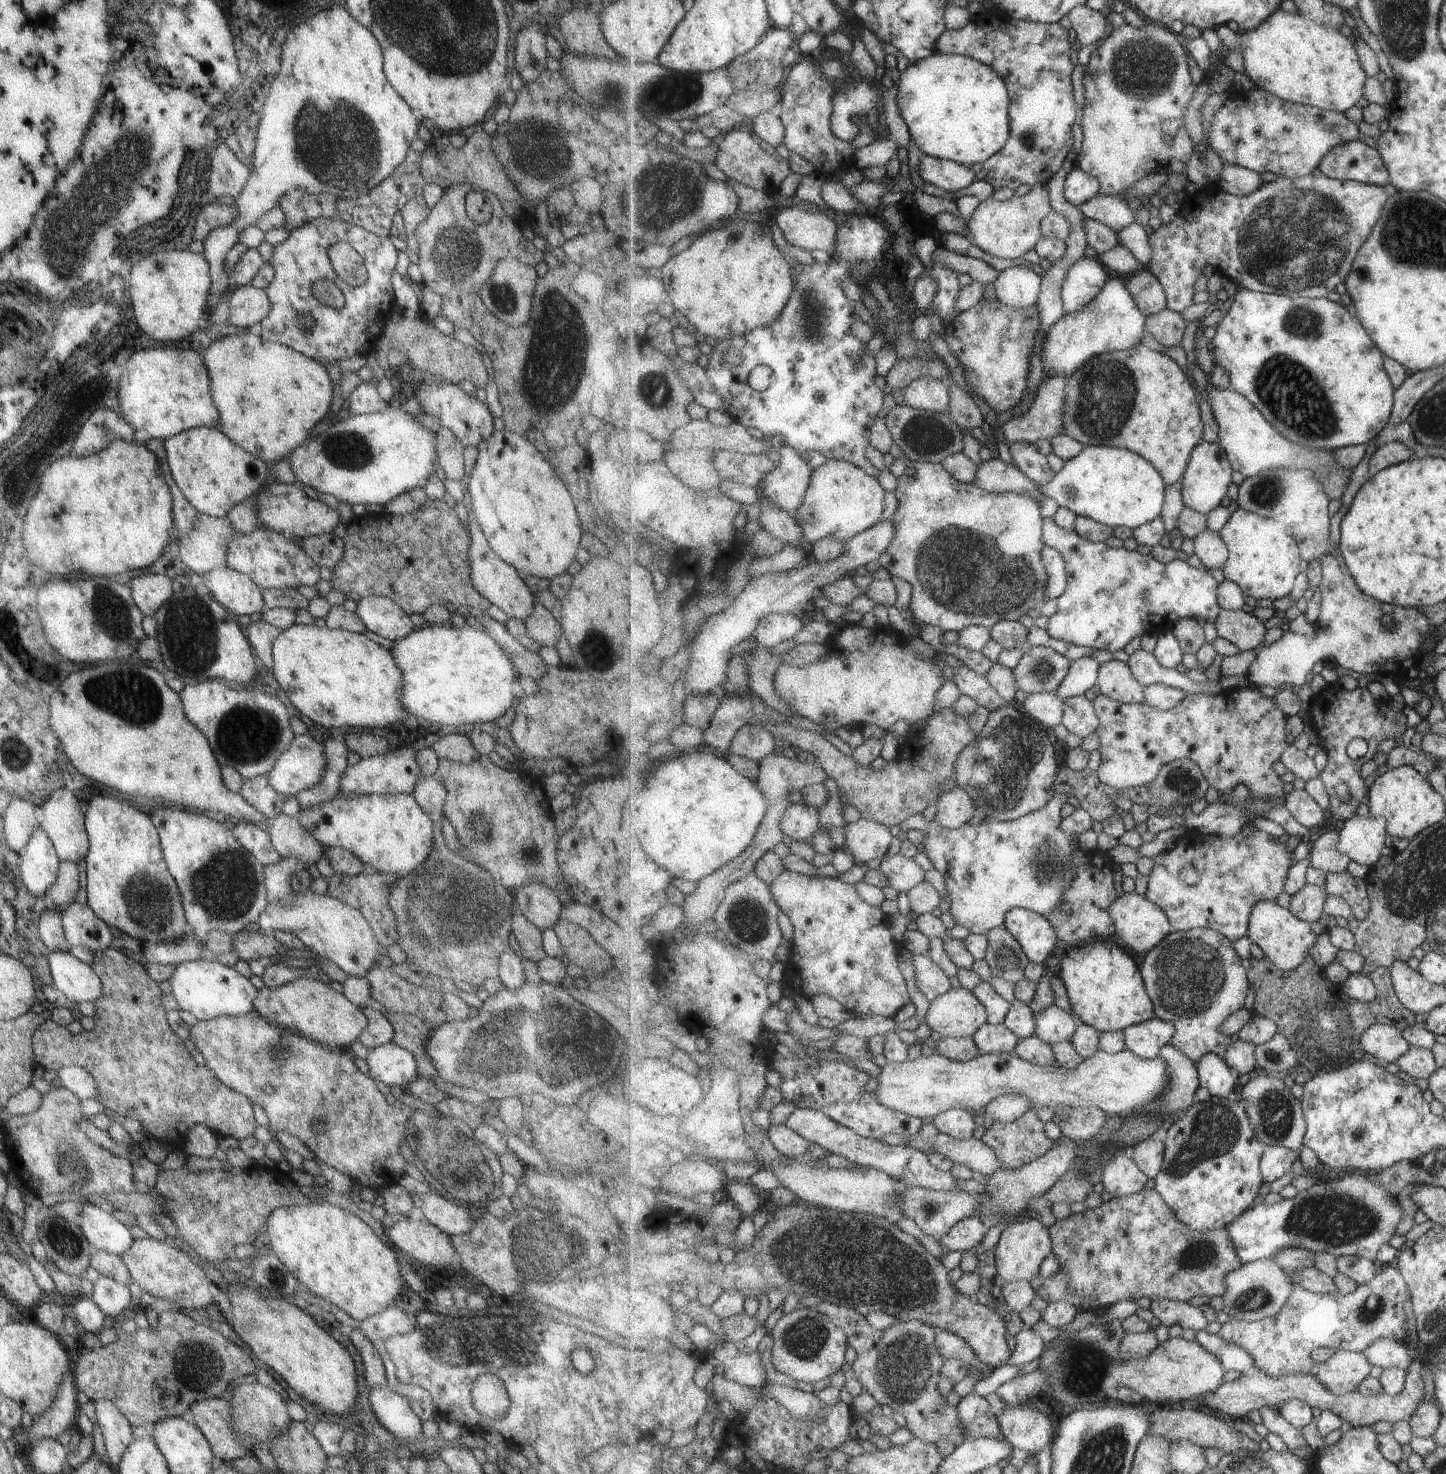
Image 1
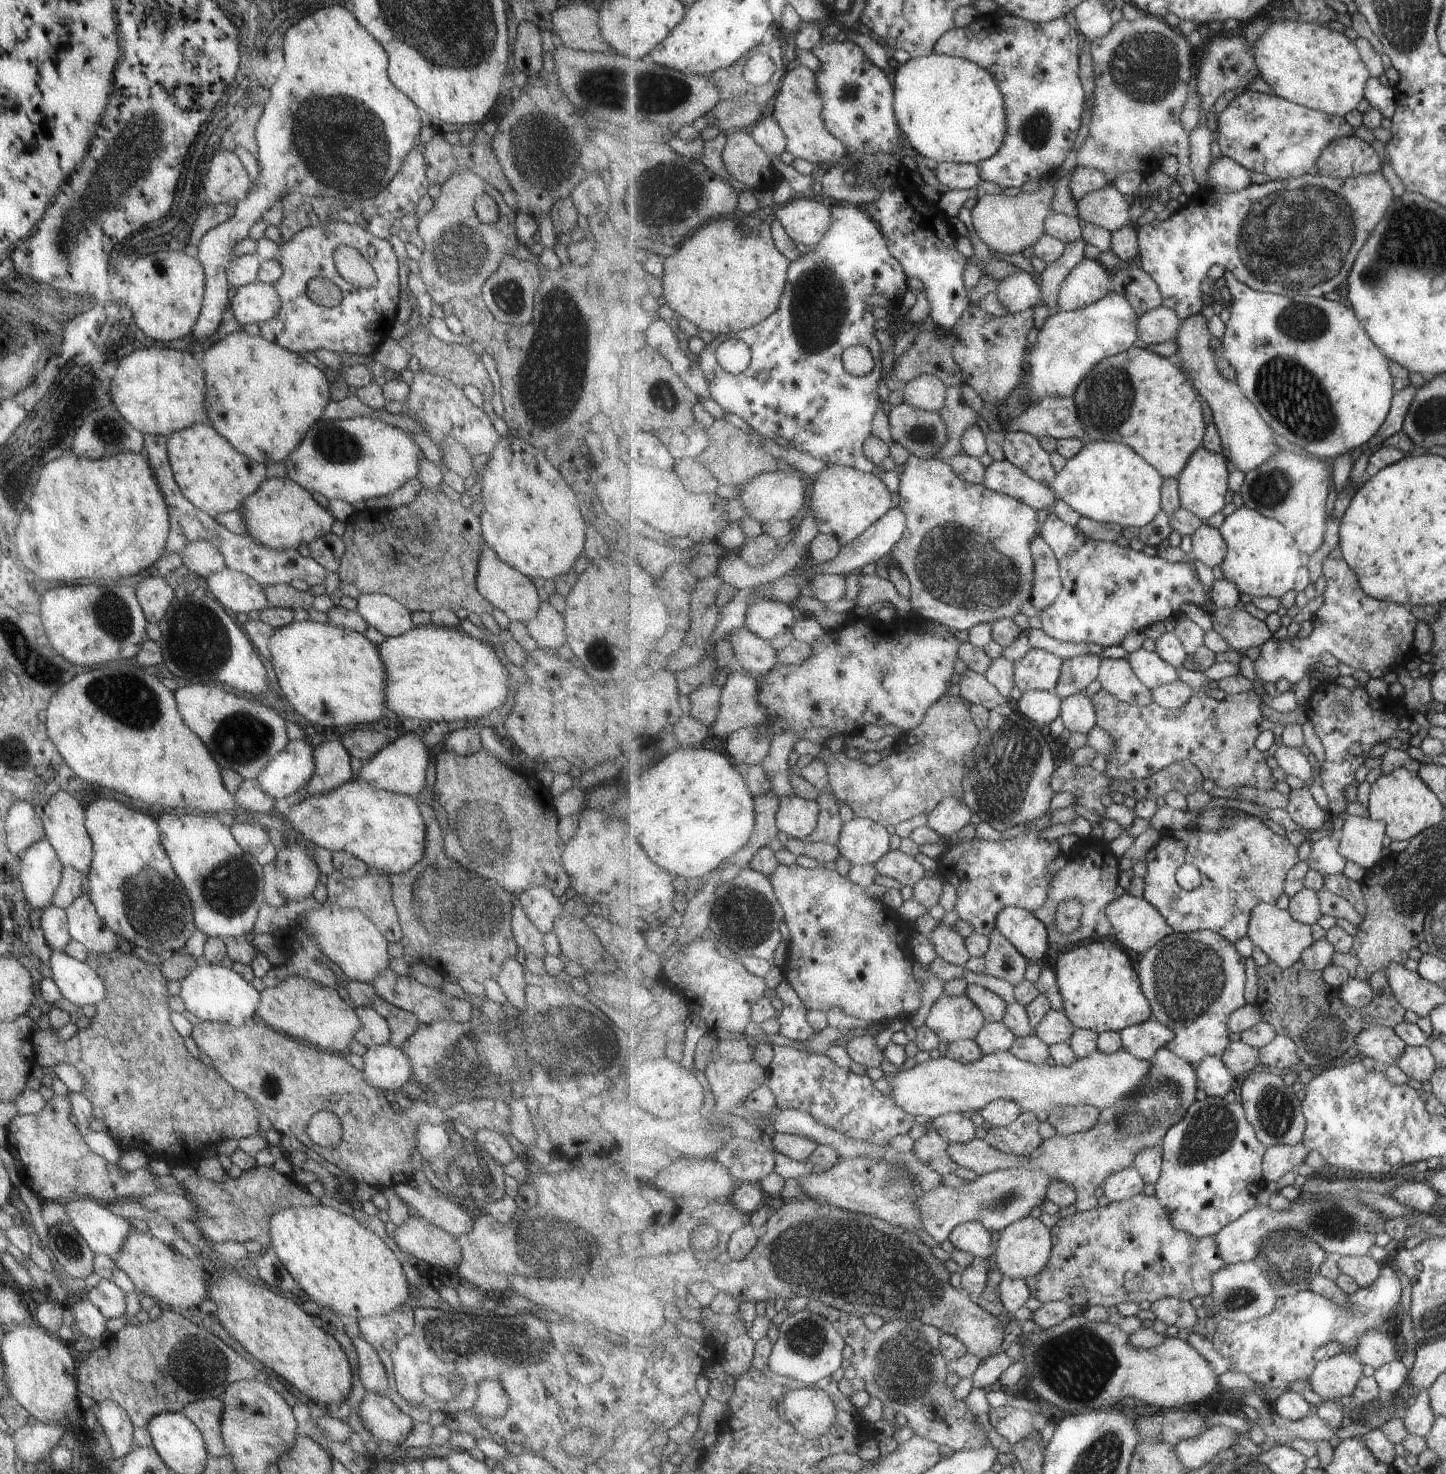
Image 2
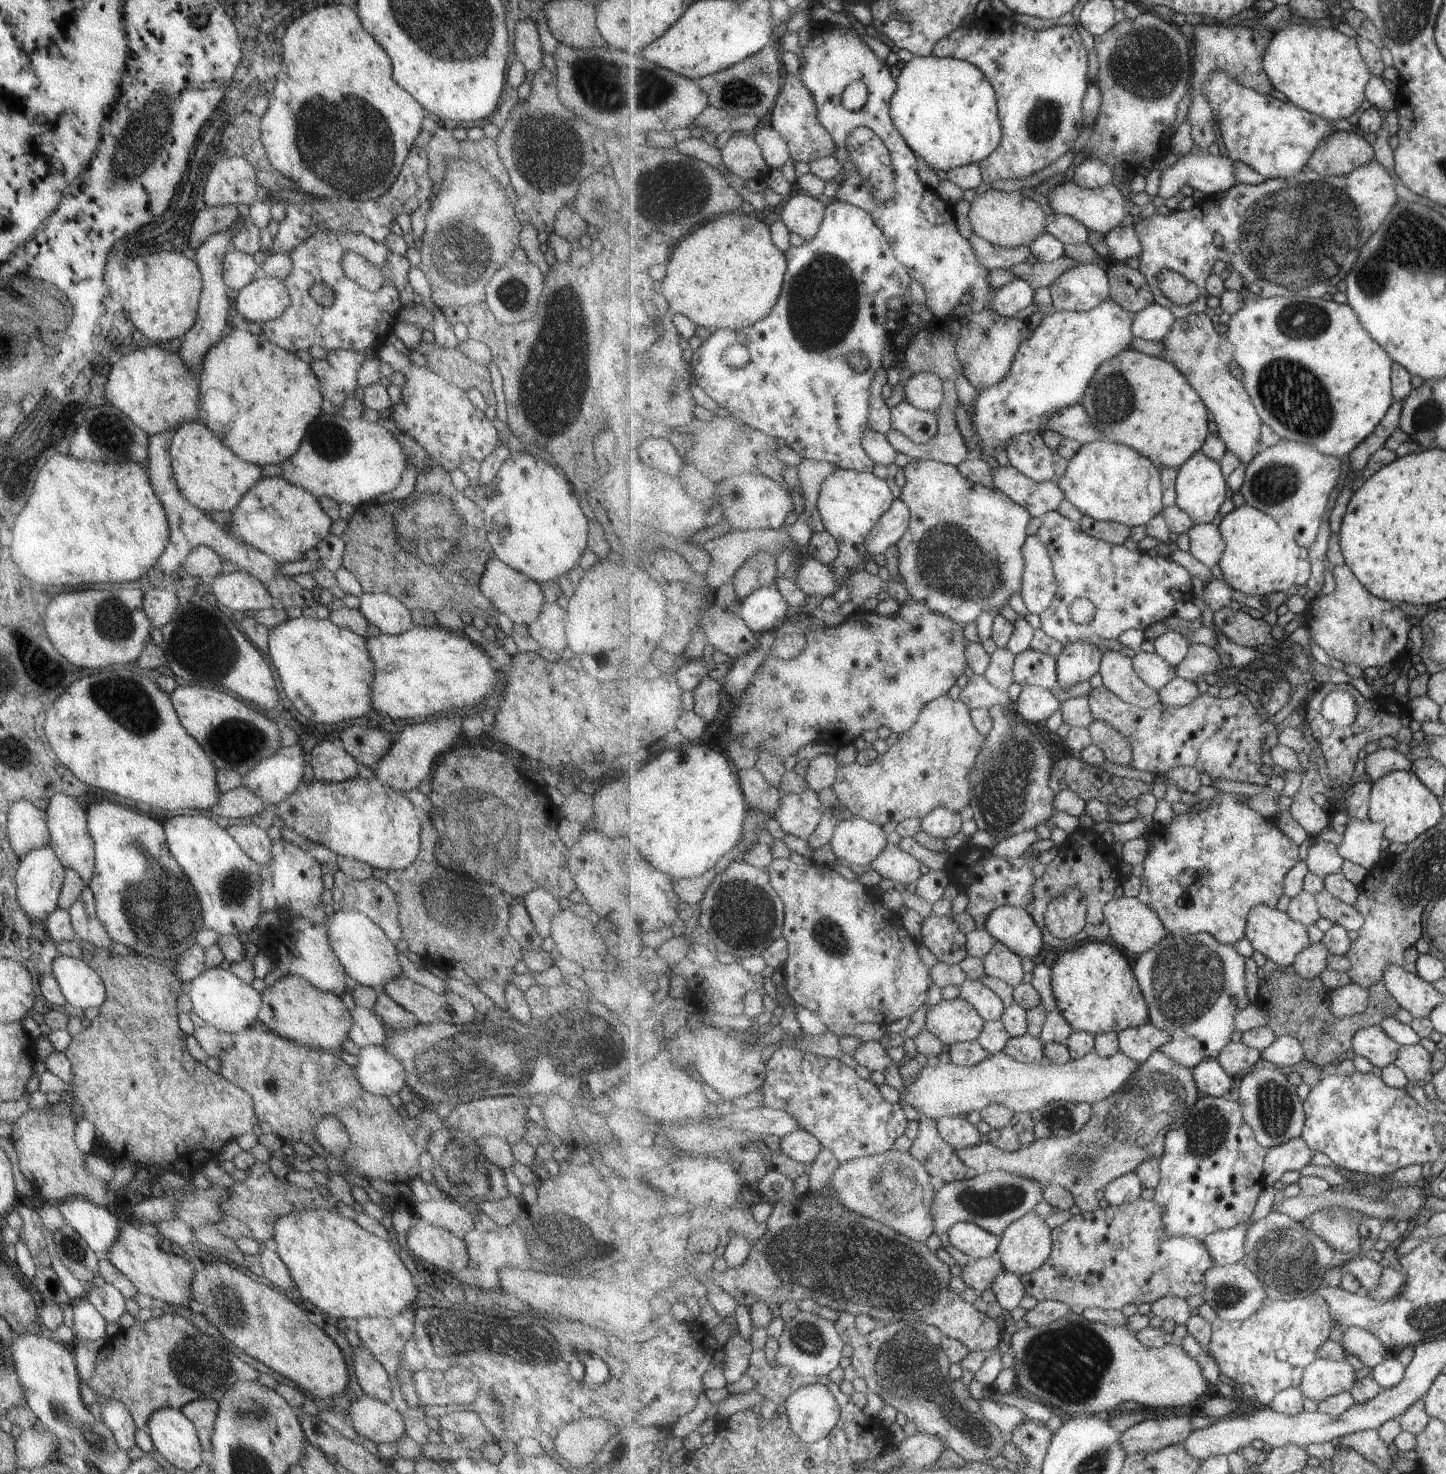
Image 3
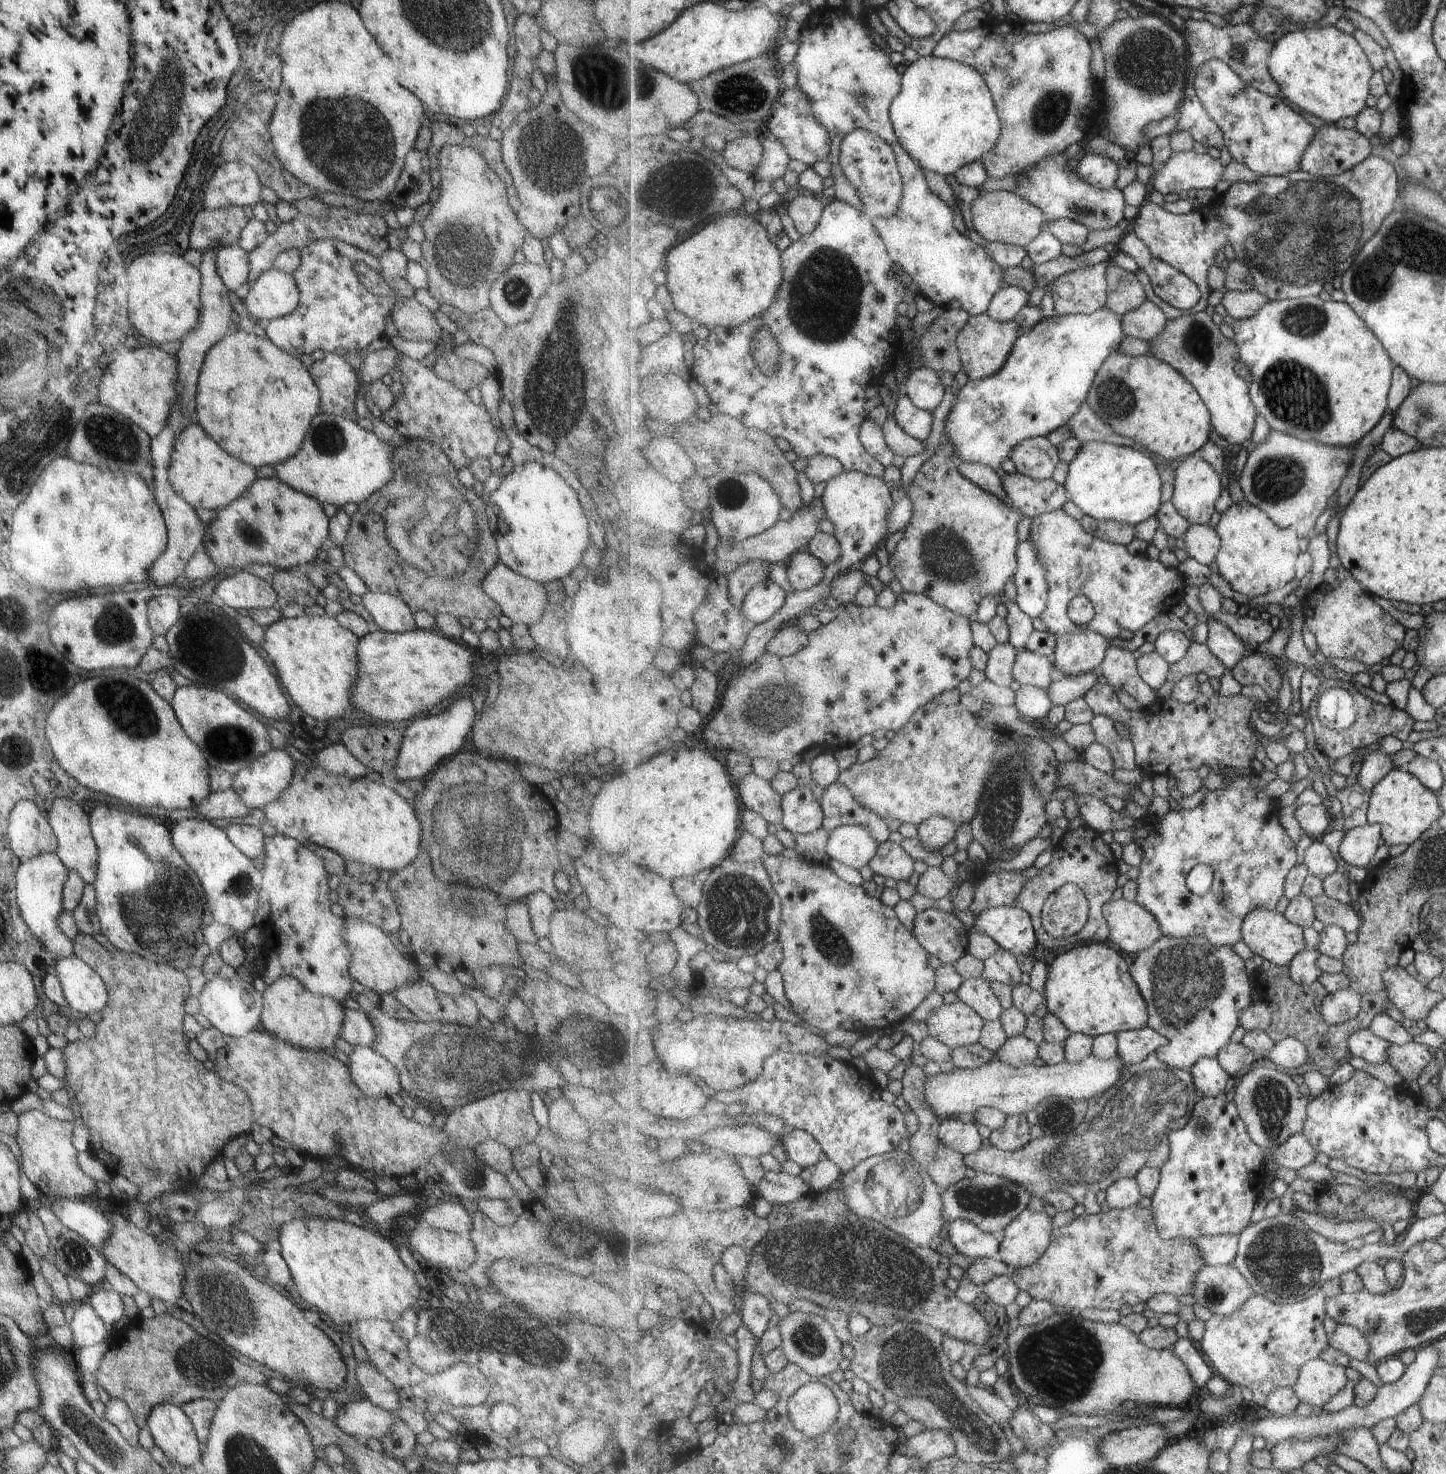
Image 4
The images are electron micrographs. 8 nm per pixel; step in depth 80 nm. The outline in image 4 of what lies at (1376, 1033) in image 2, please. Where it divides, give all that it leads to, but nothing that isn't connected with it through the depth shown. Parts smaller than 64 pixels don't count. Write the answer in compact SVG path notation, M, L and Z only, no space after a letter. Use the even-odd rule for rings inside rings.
M1364 1029L1355 1032L1349 1040L1351 1055L1360 1057L1371 1064L1388 1063L1390 1059L1391 1042L1377 1036L1373 1030Z

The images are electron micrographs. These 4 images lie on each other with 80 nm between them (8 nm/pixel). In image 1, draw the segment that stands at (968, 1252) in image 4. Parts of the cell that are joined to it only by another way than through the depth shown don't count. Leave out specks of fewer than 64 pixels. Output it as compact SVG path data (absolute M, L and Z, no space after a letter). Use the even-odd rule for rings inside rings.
M967 1217L959 1221L953 1230L939 1242L951 1251L958 1250L964 1253L967 1250L979 1248L979 1244L987 1236L987 1232L989 1232L988 1226L981 1217Z

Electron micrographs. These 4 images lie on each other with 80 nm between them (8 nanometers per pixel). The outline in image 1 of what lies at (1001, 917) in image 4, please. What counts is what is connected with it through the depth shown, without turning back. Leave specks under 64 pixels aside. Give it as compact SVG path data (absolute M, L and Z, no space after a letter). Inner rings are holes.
M1015 907L1006 914L1004 924L1009 929L1009 932L1015 935L1015 938L1019 941L1019 944L1025 951L1025 954L1032 962L1049 962L1051 959L1049 954L1051 954L1051 952L1053 952L1053 948L1057 946L1059 938L1056 928L1050 920L1047 920L1045 915L1029 909Z

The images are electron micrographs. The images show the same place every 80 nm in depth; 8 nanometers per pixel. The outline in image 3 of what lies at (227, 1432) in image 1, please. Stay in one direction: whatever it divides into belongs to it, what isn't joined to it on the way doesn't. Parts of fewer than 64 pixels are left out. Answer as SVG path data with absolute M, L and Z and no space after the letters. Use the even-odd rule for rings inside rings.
M195 1399L180 1408L181 1414L193 1424L205 1456L210 1452L210 1434L217 1407L218 1402L214 1400Z

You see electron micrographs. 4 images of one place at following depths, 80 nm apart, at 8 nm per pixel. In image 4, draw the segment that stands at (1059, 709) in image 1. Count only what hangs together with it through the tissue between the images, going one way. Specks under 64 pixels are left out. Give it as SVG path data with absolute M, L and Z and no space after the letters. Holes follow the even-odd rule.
M1032 685L1021 686L1016 692L1016 704L1019 713L1033 721L1046 721L1049 712L1054 708L1047 690Z

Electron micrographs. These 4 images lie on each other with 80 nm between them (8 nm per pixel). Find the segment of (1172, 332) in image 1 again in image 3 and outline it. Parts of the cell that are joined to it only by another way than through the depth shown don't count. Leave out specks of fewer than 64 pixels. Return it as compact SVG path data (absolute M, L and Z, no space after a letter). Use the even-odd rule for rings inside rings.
M1151 303L1139 312L1132 313L1134 338L1162 342L1177 320L1176 316L1164 306Z

